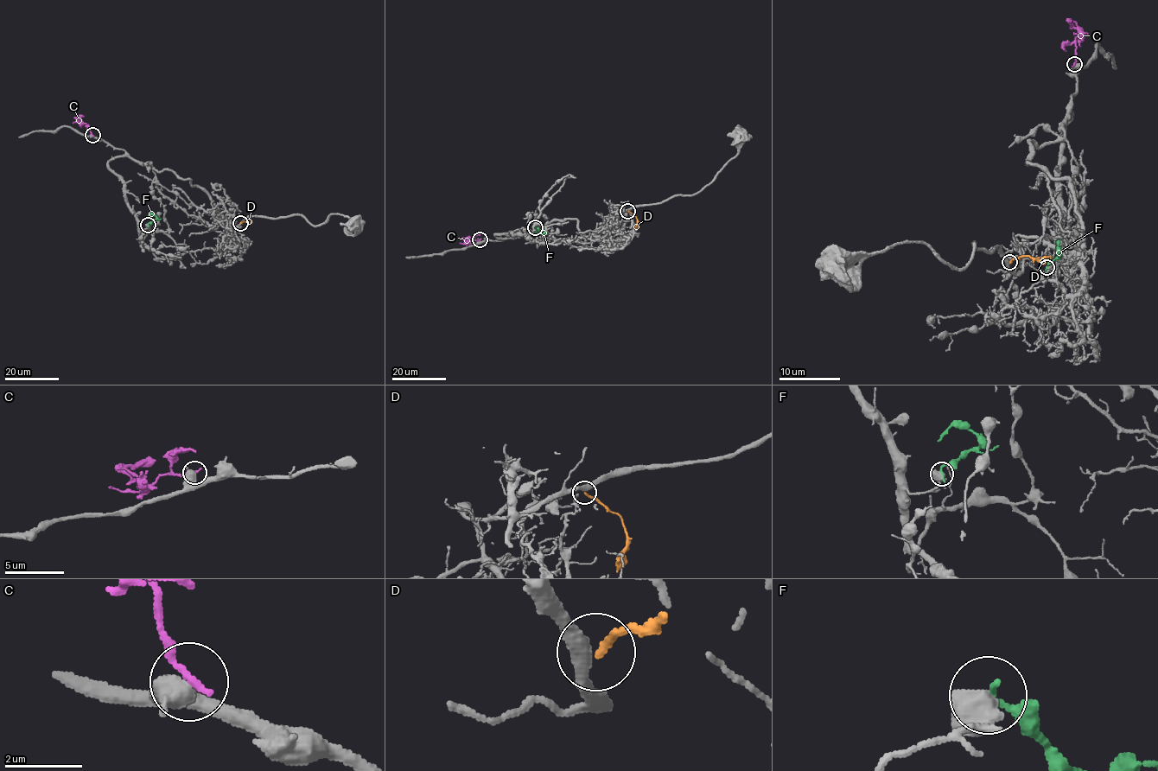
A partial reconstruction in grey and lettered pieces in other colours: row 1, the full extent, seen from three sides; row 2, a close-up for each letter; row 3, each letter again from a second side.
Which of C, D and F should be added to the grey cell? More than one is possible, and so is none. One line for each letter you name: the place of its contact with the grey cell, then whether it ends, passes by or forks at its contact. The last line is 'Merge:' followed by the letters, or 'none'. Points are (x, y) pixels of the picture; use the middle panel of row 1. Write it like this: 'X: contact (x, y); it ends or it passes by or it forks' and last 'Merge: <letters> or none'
Merge: none

